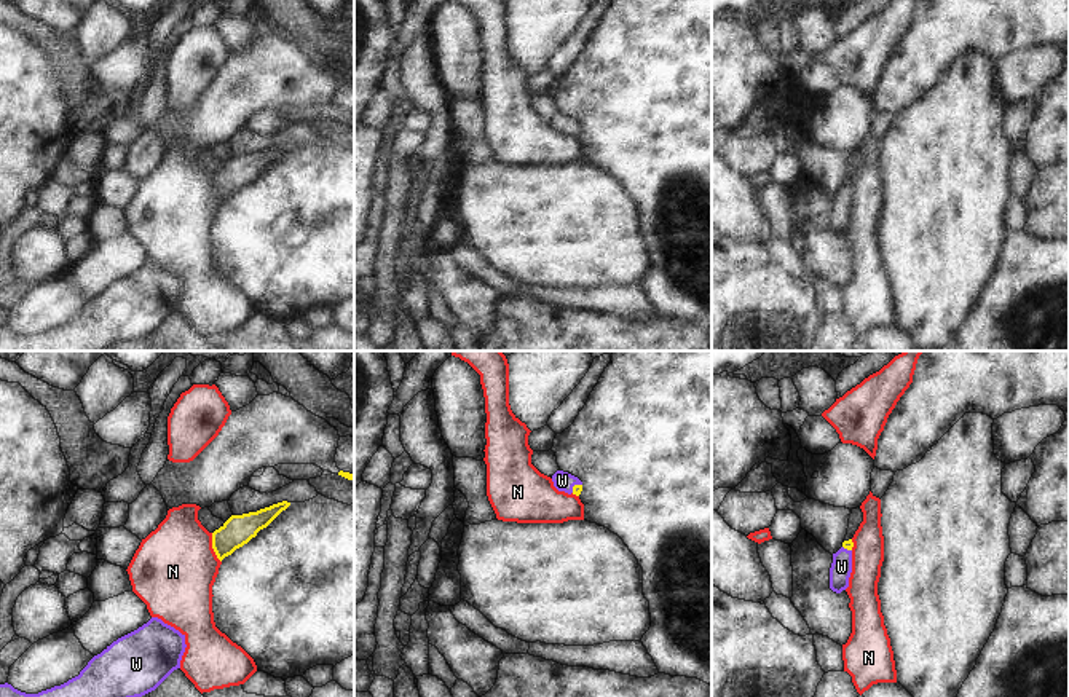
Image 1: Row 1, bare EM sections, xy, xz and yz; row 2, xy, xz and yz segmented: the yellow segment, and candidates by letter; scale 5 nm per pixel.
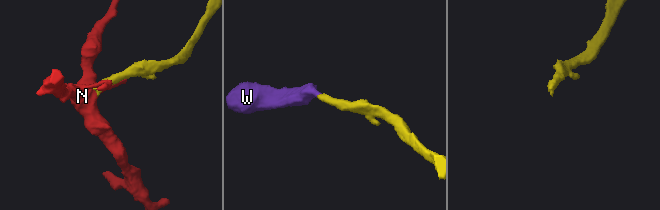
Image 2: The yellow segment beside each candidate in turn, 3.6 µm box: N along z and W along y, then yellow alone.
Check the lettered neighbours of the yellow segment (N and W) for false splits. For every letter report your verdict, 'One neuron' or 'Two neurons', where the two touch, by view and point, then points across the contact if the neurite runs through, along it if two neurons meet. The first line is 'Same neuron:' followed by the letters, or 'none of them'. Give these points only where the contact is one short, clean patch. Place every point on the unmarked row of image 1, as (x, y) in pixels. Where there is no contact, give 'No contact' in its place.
Same neuron: W
N: Two neurons. Touches yellow at xy (213, 190)
W: One neuron. Touches yellow at xz (575, 128). Path across: xz (576, 133), (575, 128), (562, 123).

